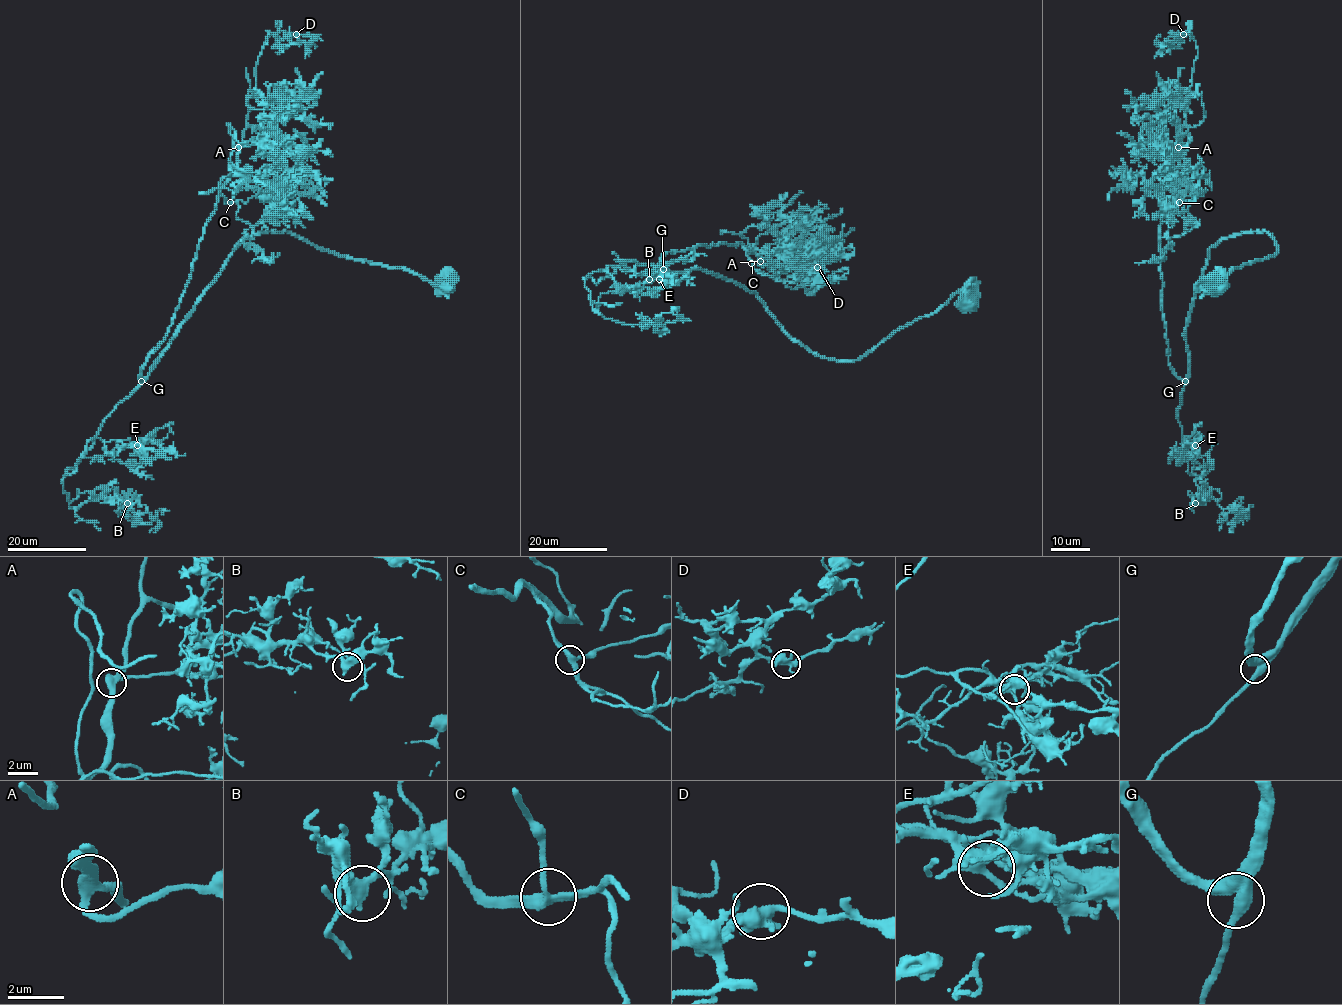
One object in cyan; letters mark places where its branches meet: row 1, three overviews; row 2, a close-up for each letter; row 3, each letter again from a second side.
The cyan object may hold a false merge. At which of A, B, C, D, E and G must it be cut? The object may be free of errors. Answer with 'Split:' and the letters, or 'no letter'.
Split: no letter

